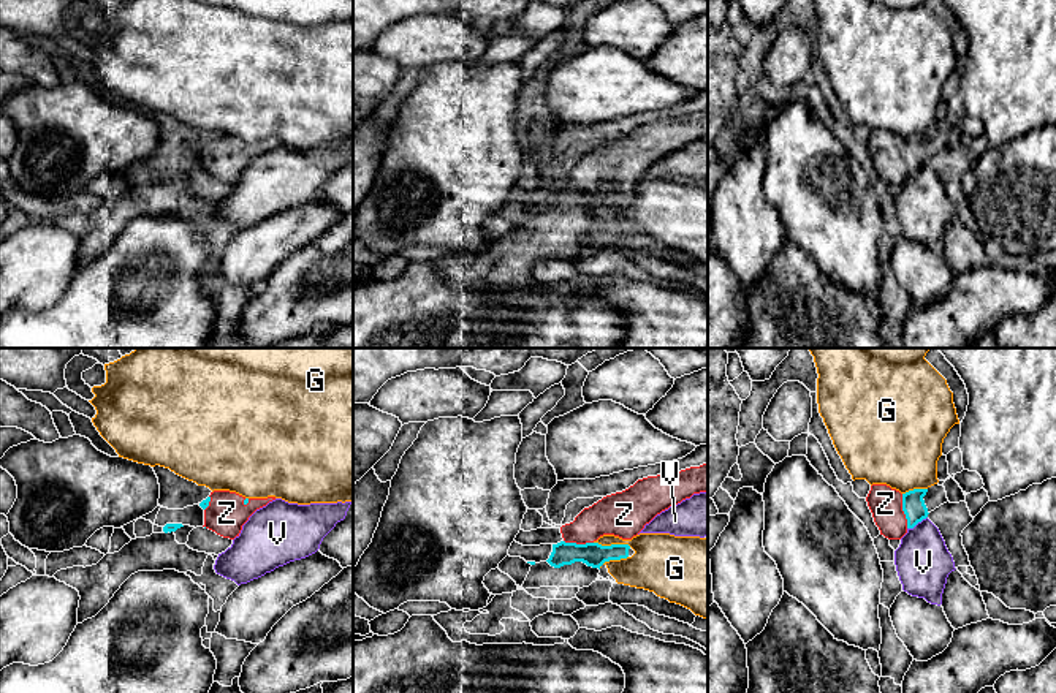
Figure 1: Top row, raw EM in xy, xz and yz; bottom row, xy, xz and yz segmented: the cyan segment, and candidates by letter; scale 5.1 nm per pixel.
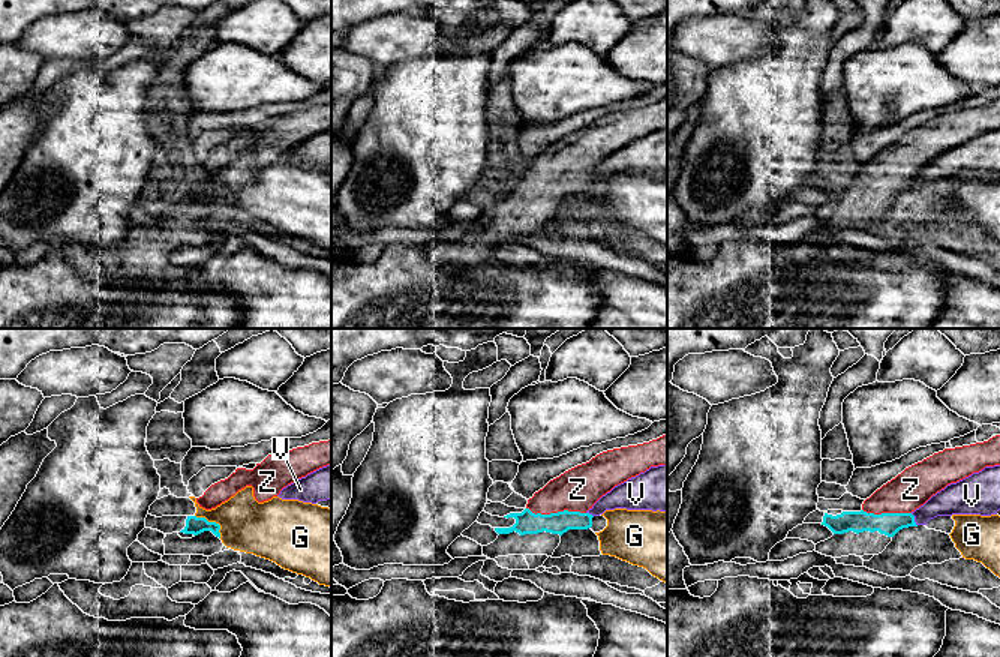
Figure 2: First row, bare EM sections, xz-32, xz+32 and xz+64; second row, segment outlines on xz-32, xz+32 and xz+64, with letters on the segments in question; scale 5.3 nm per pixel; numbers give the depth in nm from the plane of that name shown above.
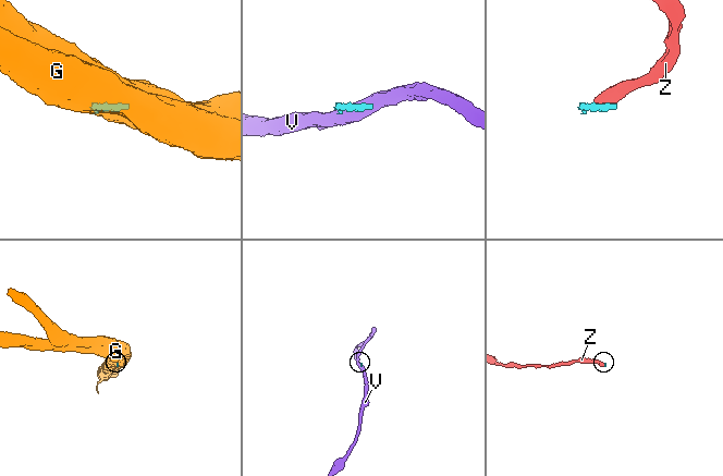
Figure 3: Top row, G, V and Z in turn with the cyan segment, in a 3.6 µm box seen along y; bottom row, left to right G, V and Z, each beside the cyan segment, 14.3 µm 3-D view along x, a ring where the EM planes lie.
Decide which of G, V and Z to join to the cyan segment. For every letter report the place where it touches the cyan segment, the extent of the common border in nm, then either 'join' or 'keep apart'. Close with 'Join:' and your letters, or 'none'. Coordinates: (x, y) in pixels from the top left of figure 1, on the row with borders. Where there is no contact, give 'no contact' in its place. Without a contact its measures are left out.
G: contact xz (613, 545); length 190 nm; keep apart
V: contact yz (917, 522); length 120 nm; keep apart
Z: contact yz (903, 510); length 180 nm; join
Join: Z

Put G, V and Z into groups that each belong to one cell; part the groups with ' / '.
G / V / Z

